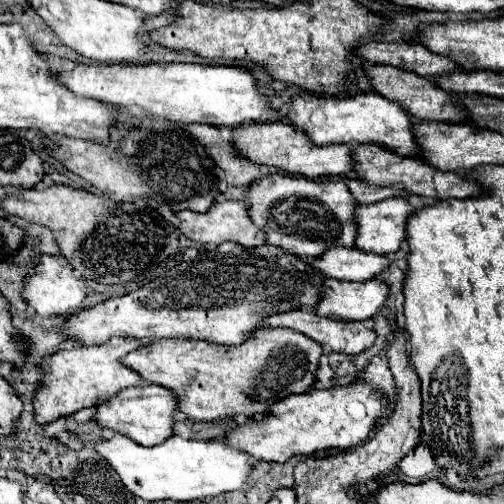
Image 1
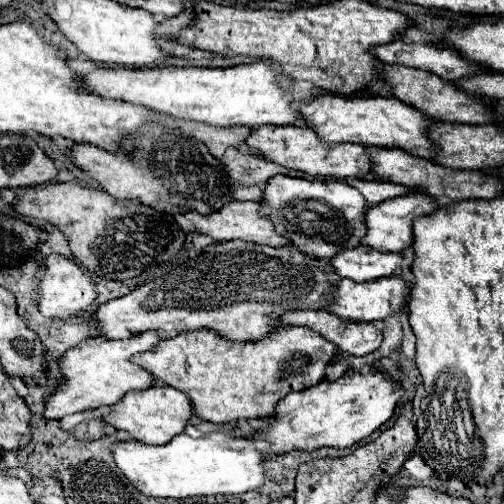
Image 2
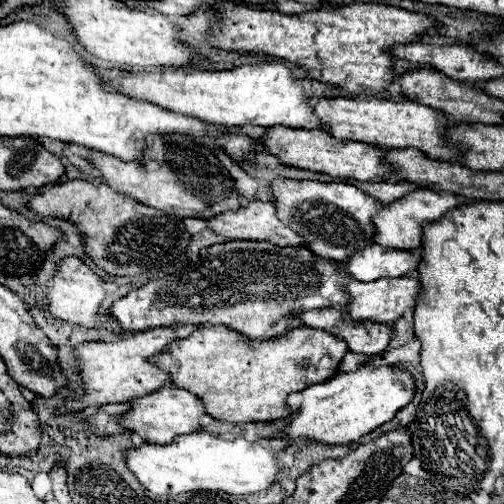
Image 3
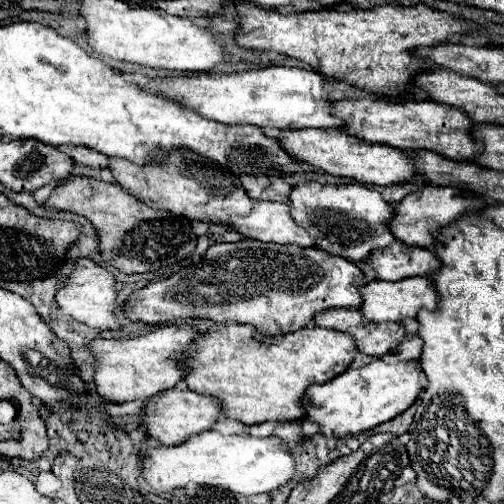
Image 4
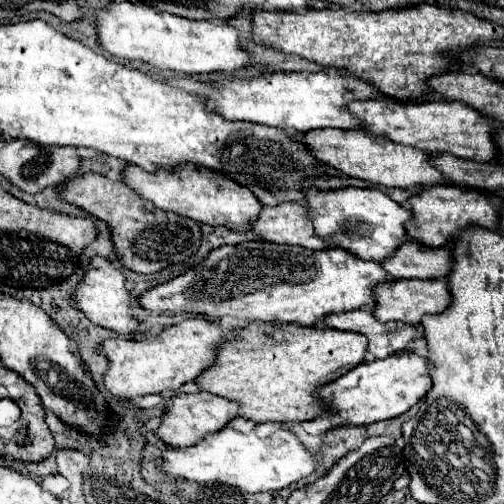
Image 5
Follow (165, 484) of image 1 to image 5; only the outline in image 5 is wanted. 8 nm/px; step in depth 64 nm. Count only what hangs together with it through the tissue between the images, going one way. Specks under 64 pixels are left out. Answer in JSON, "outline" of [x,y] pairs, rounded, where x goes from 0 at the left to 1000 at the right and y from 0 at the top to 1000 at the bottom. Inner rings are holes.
{"outline":[[[444,849],[437,857],[425,857],[425,865],[413,865],[413,873],[397,873],[397,881],[373,889],[329,889],[321,897],[317,937],[341,952],[365,948],[397,960],[437,956],[480,976],[508,980],[532,972],[560,972],[579,956],[591,956],[595,948],[619,940],[631,921],[635,909],[607,893],[567,849],[548,853],[532,869],[512,869],[504,857],[480,861]]]}

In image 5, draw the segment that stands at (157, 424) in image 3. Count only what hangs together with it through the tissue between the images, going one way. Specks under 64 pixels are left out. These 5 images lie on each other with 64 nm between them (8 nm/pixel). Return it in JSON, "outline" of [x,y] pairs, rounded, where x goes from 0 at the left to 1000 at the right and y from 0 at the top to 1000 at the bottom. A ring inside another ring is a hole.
{"outline":[[[349,778],[325,806],[321,837],[310,853],[310,865],[333,885],[369,889],[369,885],[381,885],[381,881],[397,877],[401,869],[409,869],[409,861],[433,857],[440,845],[448,845],[448,837],[456,837],[468,825],[472,825],[472,802],[468,798],[456,798],[448,790],[425,786],[413,778],[385,778],[385,782]]]}

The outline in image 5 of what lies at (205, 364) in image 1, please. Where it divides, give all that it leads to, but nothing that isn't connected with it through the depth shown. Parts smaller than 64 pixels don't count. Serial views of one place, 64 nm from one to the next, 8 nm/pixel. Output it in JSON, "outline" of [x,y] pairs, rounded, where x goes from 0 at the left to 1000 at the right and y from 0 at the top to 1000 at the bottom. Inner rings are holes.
{"outline":[[[496,639],[464,671],[440,675],[429,714],[385,758],[397,774],[472,798],[472,825],[496,837],[607,837],[639,821],[623,774],[710,726],[730,675],[706,659],[623,647],[540,647]]]}

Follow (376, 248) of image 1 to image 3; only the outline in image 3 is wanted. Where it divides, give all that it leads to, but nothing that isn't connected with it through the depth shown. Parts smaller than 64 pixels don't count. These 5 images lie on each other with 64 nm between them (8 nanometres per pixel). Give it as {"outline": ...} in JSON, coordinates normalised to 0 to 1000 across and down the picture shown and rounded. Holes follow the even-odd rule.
{"outline":[[[829,373],[821,381],[813,381],[802,393],[782,397],[778,405],[762,405],[742,437],[742,452],[746,452],[746,468],[742,468],[742,484],[754,484],[762,492],[794,492],[794,496],[813,496],[813,492],[833,492],[837,480],[837,444],[841,440],[857,440],[869,437],[873,429],[881,429],[885,421],[893,421],[897,413],[909,409],[909,393],[901,385],[885,385],[885,381],[857,381],[849,373]]]}

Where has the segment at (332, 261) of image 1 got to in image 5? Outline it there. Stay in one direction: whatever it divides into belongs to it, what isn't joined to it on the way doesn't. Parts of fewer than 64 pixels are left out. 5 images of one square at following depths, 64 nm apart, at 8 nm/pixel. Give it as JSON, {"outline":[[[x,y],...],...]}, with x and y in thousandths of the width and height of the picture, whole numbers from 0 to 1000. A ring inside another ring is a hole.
{"outline":[[[802,480],[782,508],[758,516],[754,528],[778,556],[810,552],[885,552],[893,540],[893,492],[849,492],[825,480]]]}

